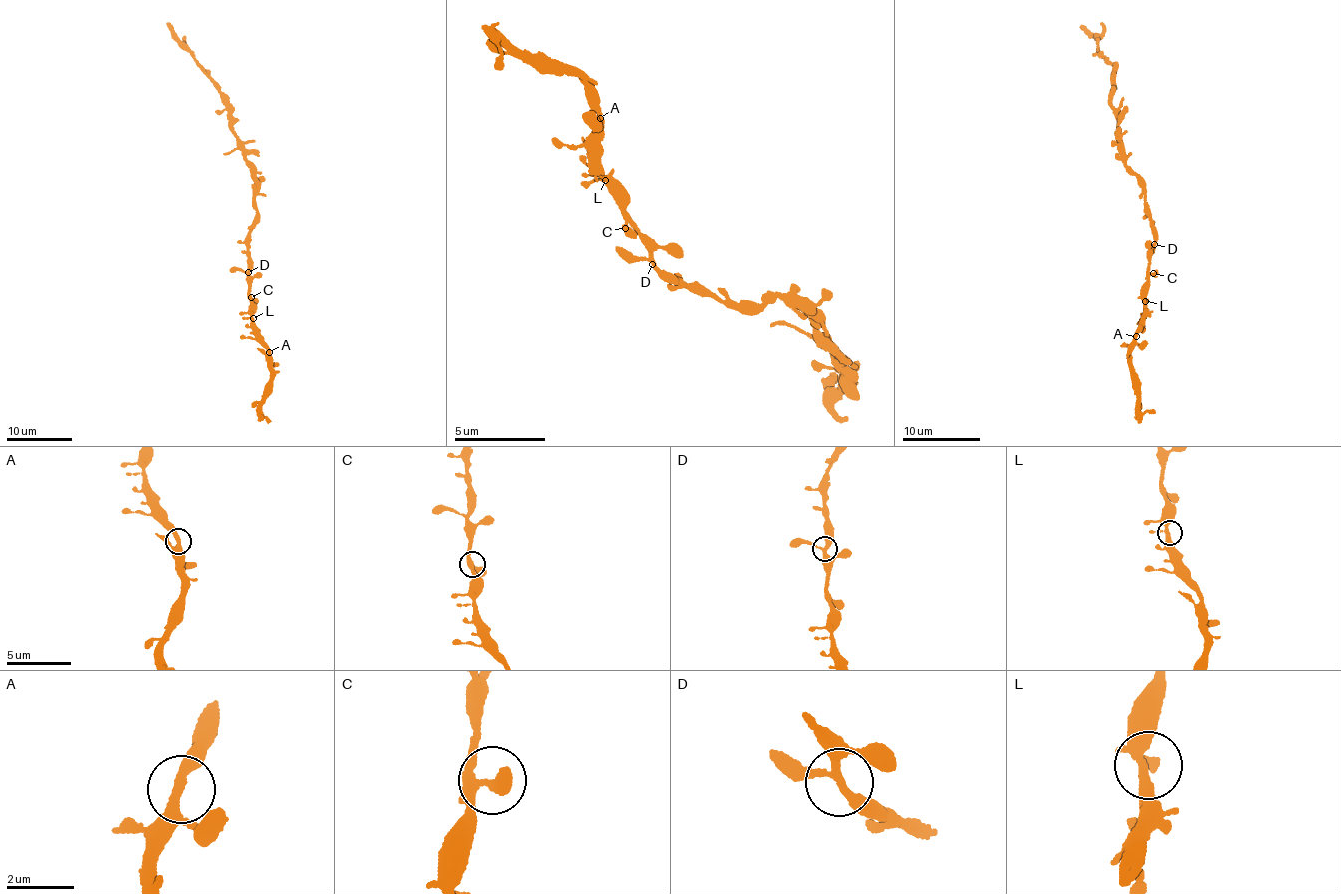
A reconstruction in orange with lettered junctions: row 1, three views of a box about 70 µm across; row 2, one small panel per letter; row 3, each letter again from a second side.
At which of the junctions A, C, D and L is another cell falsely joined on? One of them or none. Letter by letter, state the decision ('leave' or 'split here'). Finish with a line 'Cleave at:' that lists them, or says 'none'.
A: leave
C: leave
D: leave
L: leave
Cleave at: none

